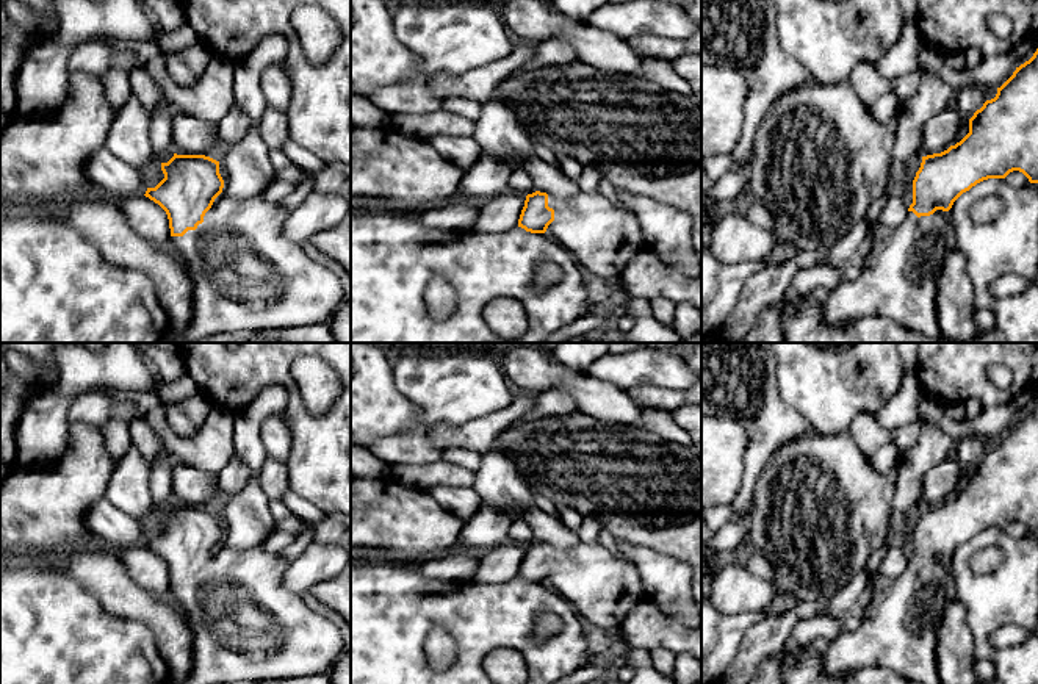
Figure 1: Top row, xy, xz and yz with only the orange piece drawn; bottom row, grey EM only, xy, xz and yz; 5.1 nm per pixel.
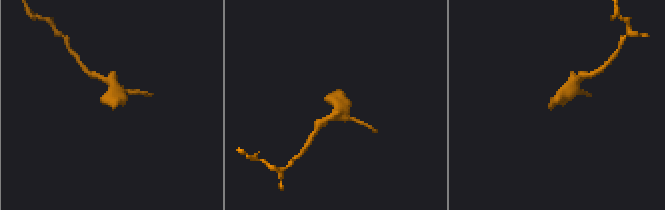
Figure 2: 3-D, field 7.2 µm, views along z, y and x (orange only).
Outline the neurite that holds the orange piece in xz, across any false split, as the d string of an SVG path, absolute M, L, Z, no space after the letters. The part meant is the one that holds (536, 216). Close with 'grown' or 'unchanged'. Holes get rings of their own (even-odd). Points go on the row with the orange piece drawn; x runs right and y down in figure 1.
M600 191L571 197L528 194L518 227L546 233L570 249L587 277L603 285L615 282L625 266L648 249L637 218Z | grown

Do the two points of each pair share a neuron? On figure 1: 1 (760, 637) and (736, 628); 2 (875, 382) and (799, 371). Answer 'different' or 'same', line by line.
1: different
2: same

